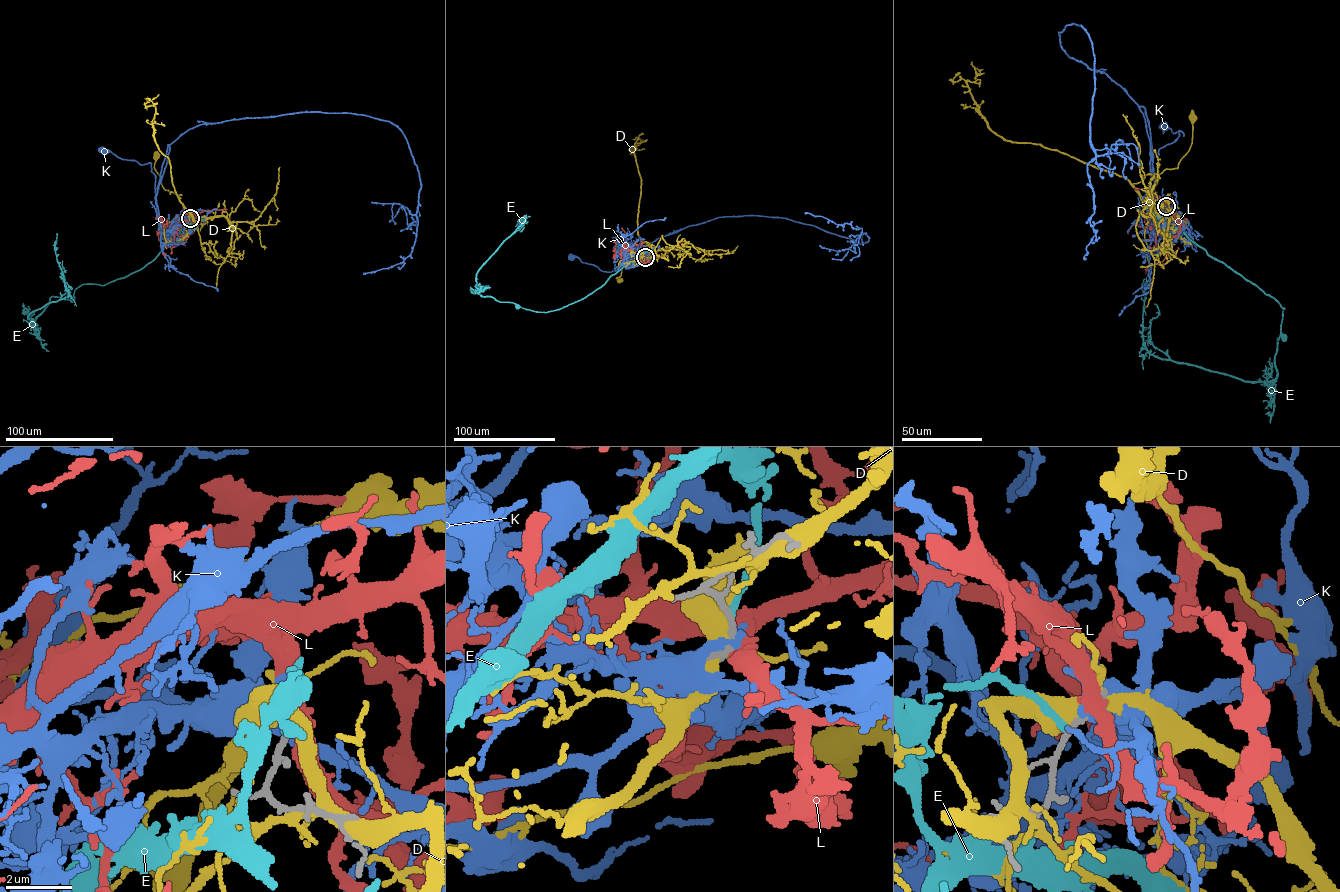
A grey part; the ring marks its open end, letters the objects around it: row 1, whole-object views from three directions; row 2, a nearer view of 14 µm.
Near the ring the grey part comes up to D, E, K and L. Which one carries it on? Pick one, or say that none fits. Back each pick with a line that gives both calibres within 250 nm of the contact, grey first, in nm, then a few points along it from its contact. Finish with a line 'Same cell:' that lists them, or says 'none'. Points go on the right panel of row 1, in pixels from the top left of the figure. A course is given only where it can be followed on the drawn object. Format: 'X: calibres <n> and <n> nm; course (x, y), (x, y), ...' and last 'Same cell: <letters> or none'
Same cell: none

